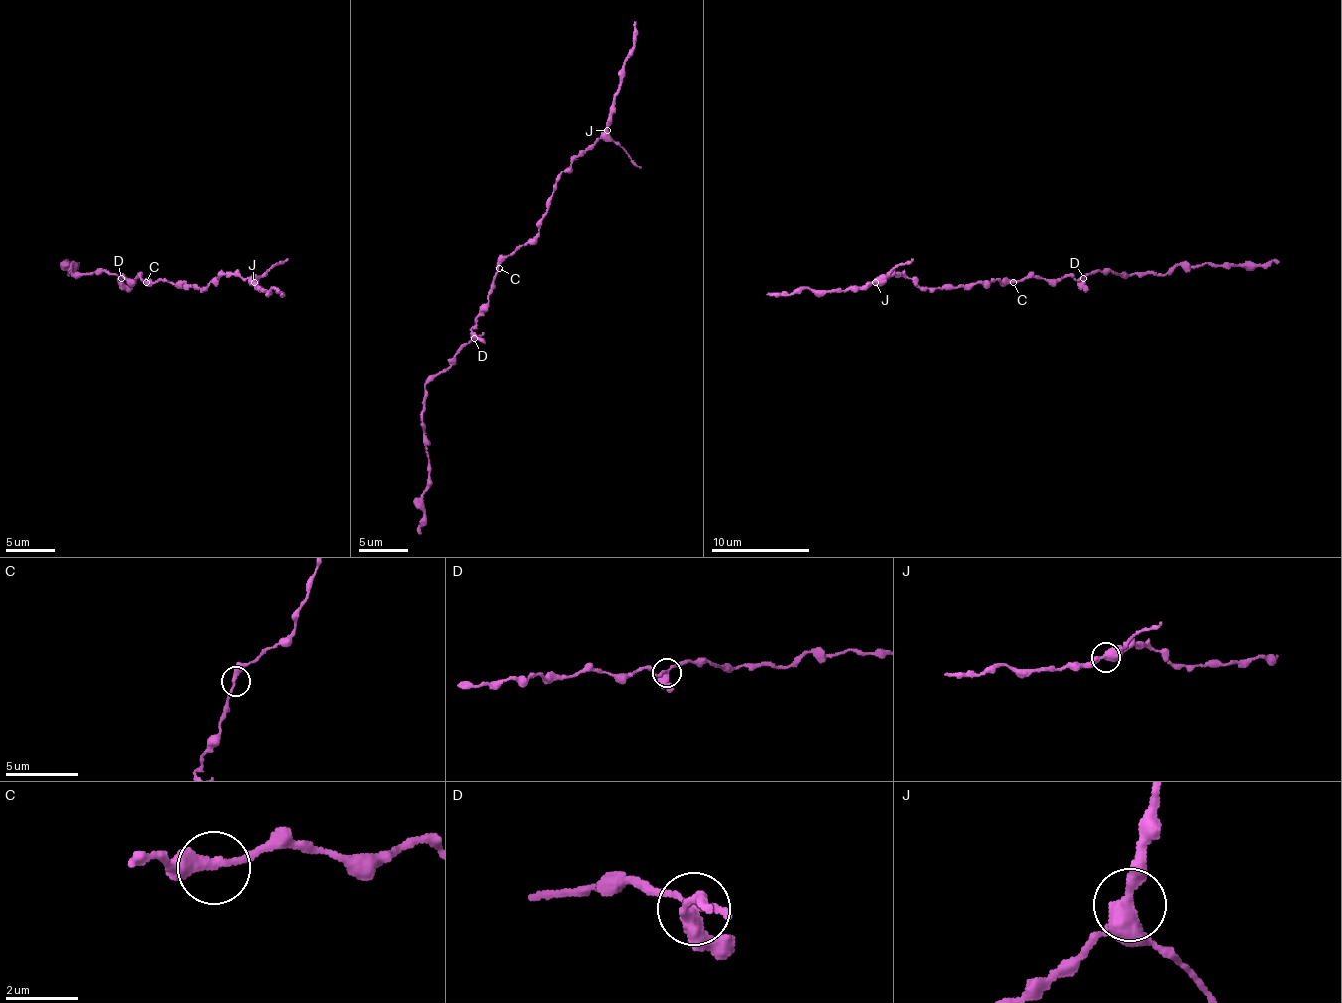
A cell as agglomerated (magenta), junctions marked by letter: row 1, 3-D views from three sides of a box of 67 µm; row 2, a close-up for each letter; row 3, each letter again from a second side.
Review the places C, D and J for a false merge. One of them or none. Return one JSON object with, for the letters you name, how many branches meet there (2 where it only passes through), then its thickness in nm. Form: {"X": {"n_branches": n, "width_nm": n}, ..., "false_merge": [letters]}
{"D": {"n_branches": 3, "width_nm": 320}, "false_merge": ["D"]}

